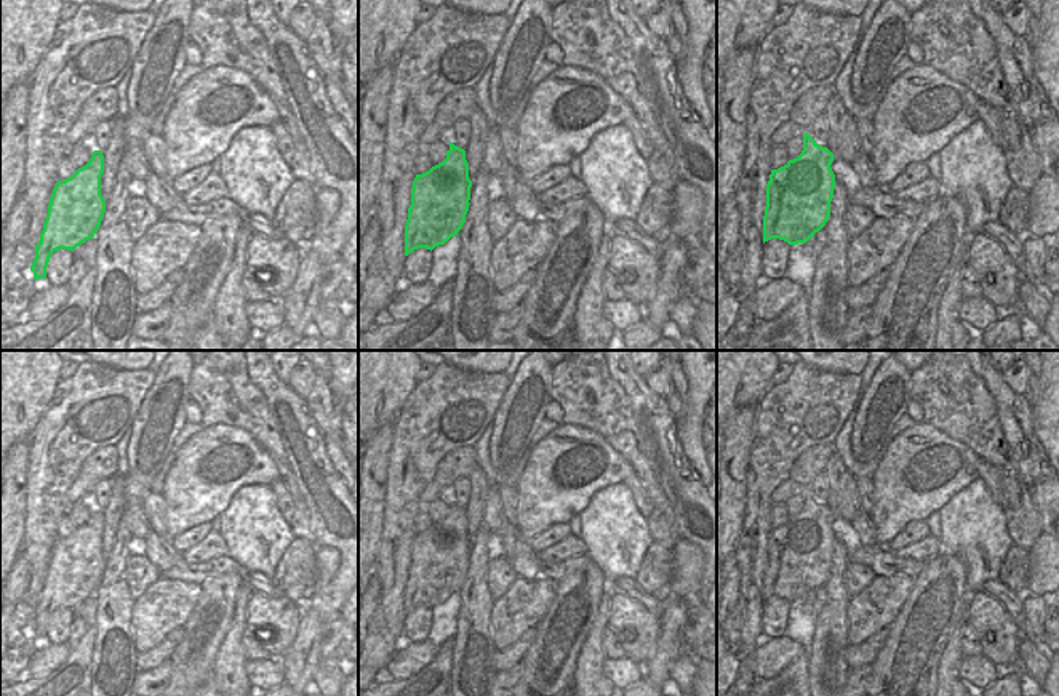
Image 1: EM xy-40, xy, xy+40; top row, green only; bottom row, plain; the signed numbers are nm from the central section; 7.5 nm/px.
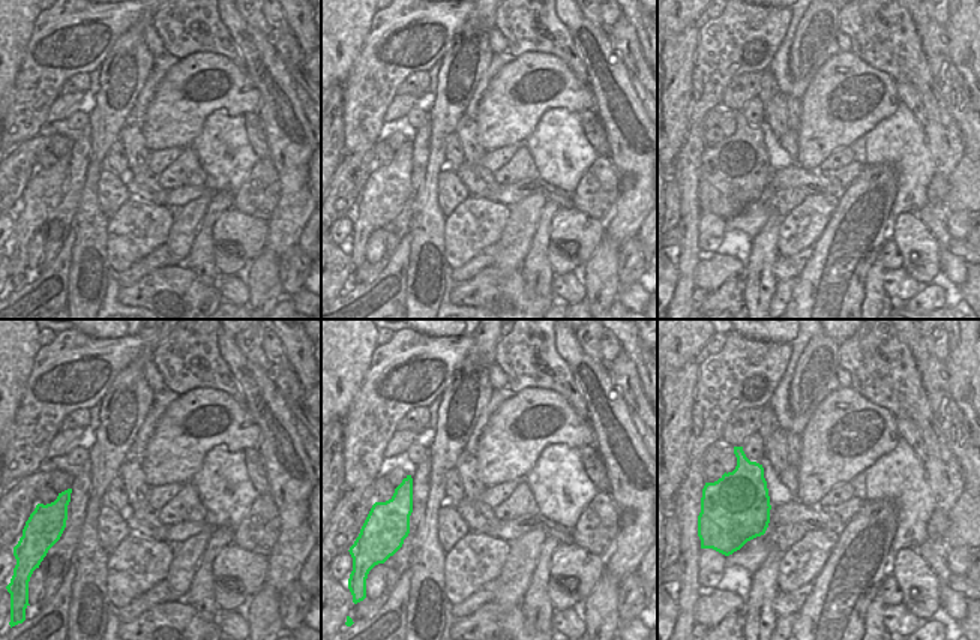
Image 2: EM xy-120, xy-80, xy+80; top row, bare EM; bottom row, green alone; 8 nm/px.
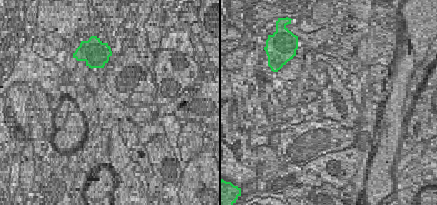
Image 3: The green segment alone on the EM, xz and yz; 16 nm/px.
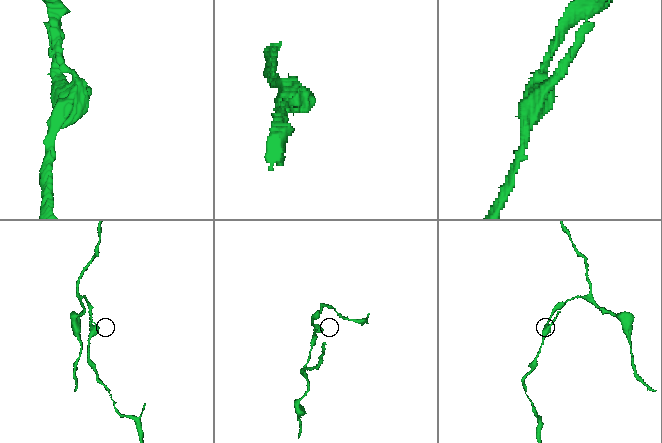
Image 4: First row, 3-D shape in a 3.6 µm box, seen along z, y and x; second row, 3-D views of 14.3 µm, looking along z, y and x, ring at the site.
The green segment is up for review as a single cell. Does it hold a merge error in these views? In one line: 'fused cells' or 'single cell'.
fused cells

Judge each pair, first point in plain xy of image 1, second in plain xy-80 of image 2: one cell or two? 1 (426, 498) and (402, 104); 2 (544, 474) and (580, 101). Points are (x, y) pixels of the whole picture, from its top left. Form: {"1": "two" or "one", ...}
{"1": "one", "2": "one"}

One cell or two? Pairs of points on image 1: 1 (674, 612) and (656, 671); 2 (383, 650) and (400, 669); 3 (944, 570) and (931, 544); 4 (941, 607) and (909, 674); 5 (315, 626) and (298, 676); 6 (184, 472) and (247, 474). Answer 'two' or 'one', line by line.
1: one
2: two
3: two
4: one
5: one
6: one

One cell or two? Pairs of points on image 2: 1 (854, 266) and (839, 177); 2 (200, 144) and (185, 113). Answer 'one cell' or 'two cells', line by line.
1: two cells
2: two cells

